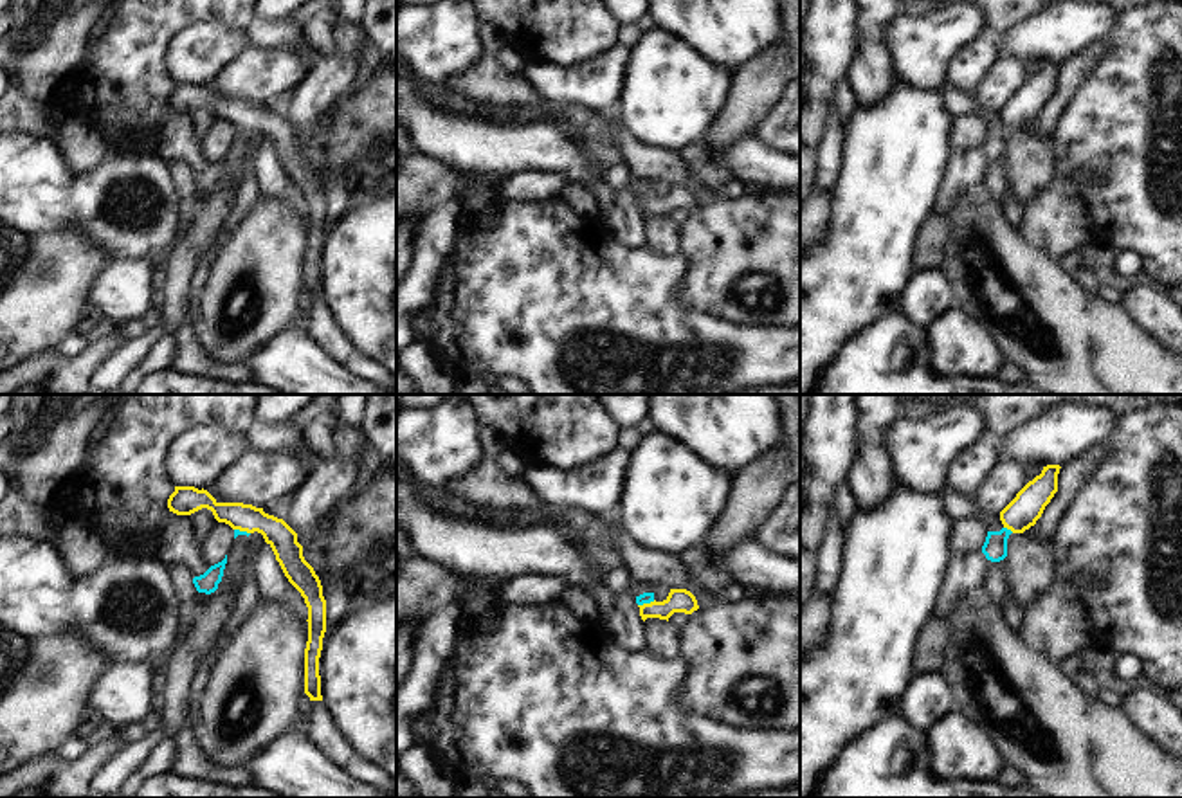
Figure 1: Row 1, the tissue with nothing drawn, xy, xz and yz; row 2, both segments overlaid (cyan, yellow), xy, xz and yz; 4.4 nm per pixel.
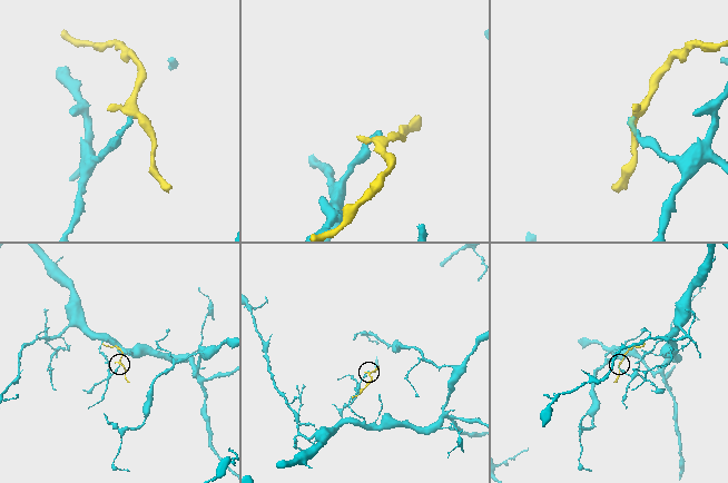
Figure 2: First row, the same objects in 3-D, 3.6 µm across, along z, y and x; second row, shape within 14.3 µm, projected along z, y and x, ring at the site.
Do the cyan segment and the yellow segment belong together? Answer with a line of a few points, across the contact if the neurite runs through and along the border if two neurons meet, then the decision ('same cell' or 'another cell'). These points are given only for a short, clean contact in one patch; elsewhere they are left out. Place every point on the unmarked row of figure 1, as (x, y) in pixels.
yz (1004, 123), (1013, 128) | another cell

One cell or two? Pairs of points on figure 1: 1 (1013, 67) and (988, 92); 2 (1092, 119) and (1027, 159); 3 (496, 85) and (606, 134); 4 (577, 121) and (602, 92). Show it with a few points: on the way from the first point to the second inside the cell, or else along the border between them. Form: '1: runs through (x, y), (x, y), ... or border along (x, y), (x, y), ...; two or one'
1: runs through (1008, 72), (993, 87); one
2: border along (1053, 136), (1056, 170); two
3: runs through (523, 94), (579, 123); one
4: border along (546, 101), (609, 112); two

